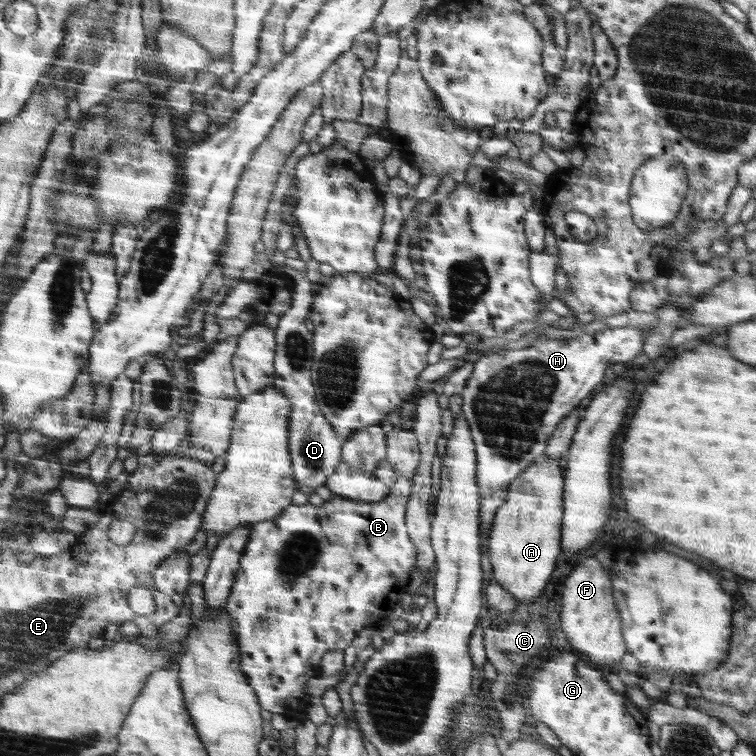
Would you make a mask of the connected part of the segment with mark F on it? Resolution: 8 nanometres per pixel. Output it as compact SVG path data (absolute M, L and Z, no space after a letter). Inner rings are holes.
M594 557L584 559L566 579L562 593L562 610L559 617L562 632L568 645L584 654L592 664L608 666L629 654L621 631L620 613L612 596L612 581L608 566Z

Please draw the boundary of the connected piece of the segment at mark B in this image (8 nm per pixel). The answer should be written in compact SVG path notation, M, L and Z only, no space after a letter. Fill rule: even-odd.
M399 477L399 480L390 487L391 492L387 494L388 498L381 502L356 502L332 494L330 500L324 502L320 508L312 506L310 503L300 506L293 504L288 506L276 519L264 520L252 526L251 536L242 553L239 570L234 585L232 585L225 612L231 618L231 629L235 634L235 638L237 638L237 645L242 654L243 675L254 687L255 693L258 694L259 705L264 710L269 710L274 714L282 714L286 718L298 719L298 714L305 712L305 708L308 706L304 686L306 686L306 682L310 678L318 676L316 670L320 668L322 656L326 652L330 652L330 650L344 650L360 634L362 628L372 627L372 624L376 624L378 620L386 619L386 616L390 616L388 612L393 612L396 604L400 602L400 596L402 596L406 584L410 582L410 568L414 566L414 562L417 562L417 550L414 550L415 543L412 538L408 538L409 531L406 525L408 499L410 499L411 492L413 492L412 478Z

